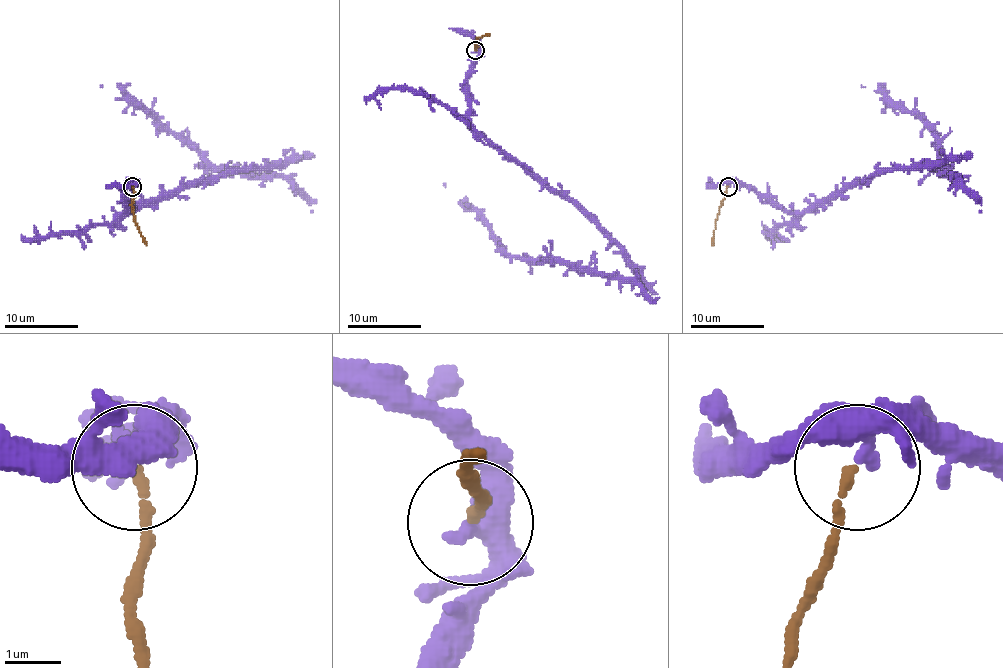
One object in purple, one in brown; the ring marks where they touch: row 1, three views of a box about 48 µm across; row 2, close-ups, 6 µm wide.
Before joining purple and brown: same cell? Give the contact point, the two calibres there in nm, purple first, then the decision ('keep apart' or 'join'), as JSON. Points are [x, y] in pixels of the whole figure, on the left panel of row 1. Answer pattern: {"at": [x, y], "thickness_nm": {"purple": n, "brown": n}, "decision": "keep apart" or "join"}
{"at": [132, 187], "thickness_nm": {"purple": 280, "brown": 140}, "decision": "keep apart"}

